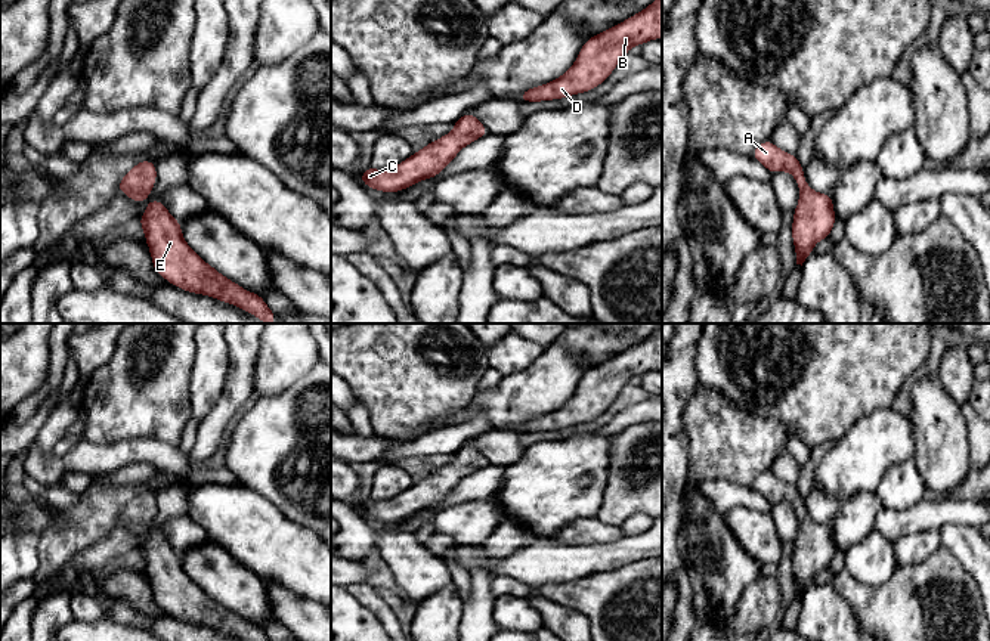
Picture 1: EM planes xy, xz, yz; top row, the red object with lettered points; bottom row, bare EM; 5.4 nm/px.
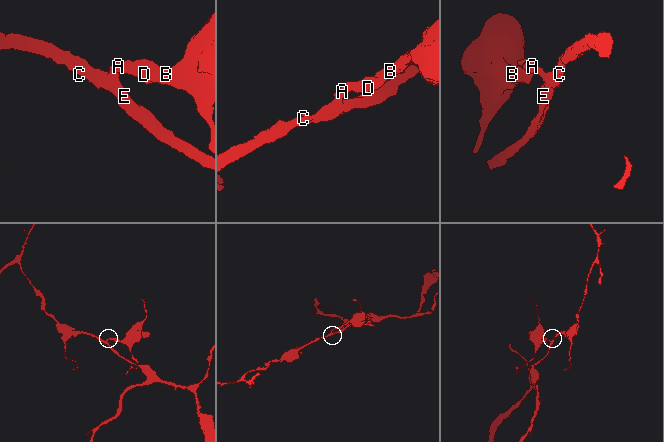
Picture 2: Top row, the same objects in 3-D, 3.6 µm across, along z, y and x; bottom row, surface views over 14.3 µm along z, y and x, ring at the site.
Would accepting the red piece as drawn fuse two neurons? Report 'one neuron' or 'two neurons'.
one neuron

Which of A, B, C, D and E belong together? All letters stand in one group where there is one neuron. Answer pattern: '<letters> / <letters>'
A B C D E

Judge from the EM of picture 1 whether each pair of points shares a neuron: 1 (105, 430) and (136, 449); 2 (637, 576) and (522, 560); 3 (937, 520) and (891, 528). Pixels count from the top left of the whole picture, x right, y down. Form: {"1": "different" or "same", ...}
{"1": "different", "2": "different", "3": "same"}

